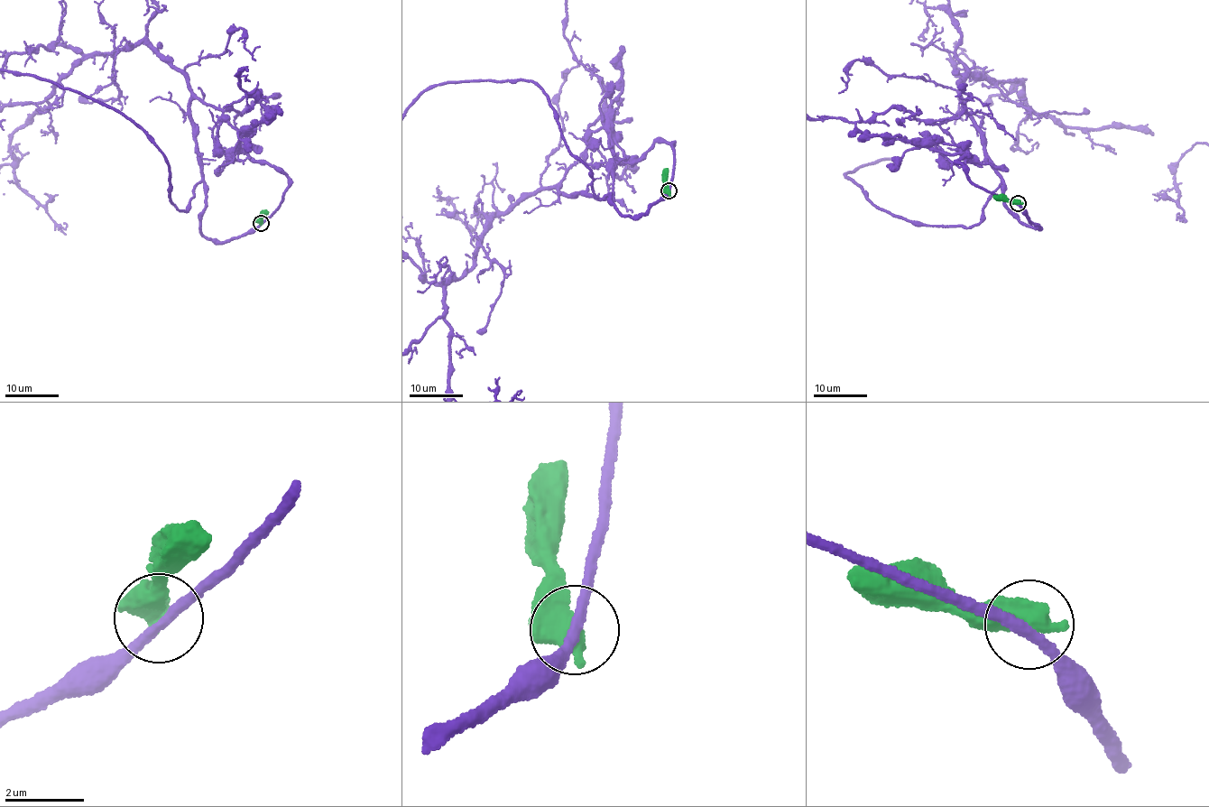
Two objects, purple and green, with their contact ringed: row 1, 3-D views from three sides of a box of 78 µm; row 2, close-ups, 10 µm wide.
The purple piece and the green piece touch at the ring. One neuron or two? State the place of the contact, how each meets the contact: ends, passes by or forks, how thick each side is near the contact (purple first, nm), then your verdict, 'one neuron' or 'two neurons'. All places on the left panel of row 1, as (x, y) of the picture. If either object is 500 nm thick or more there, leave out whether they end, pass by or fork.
(261, 223) | 240/750 nm | two neurons

